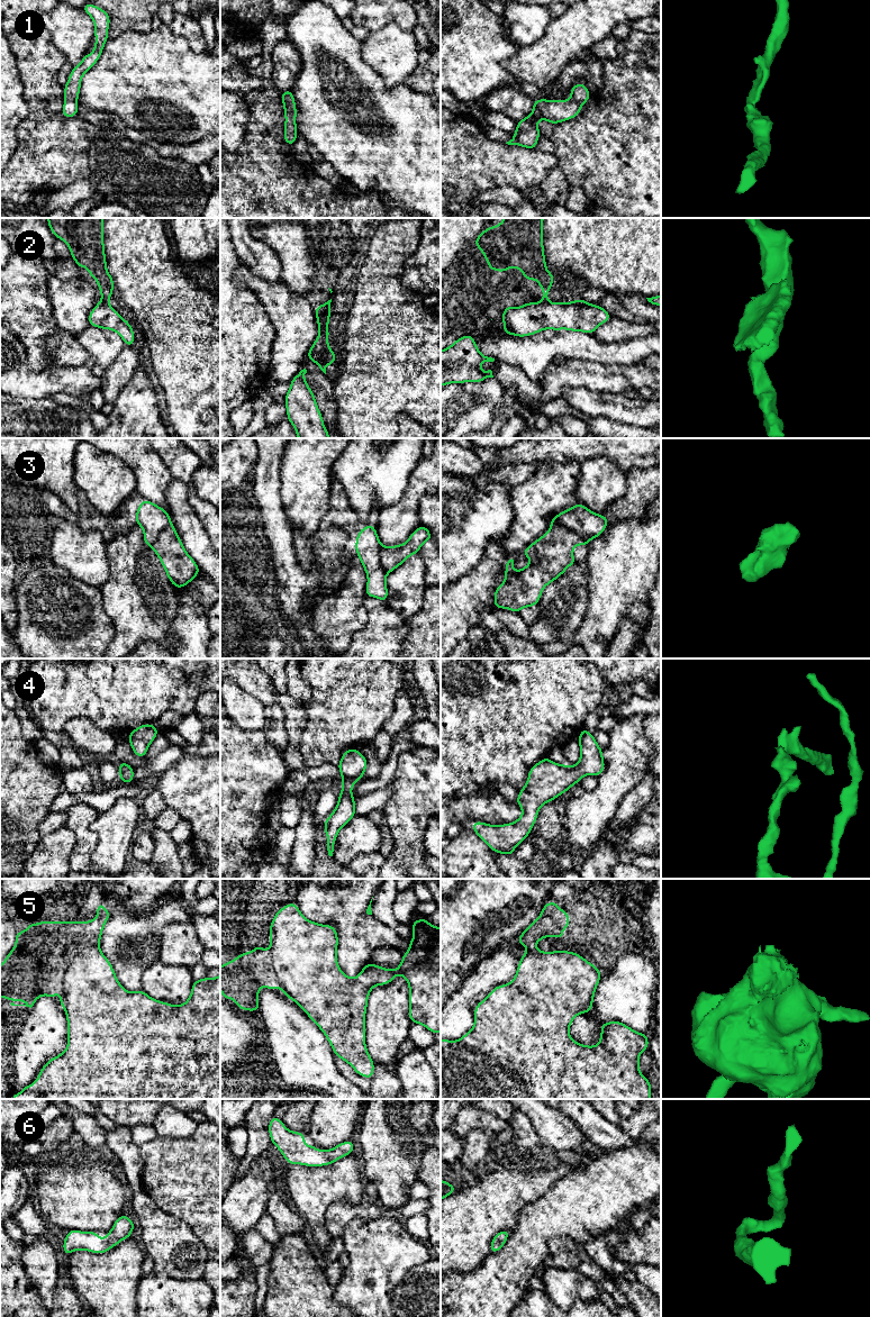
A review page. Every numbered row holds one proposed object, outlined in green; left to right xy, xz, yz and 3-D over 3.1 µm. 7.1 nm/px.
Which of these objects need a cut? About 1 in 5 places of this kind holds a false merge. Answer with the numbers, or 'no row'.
2, 3

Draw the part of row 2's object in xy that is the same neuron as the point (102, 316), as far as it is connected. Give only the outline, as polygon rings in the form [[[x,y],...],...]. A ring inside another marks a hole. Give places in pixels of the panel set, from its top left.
[[[99,301],[88,316],[90,326],[116,331],[126,346],[133,347],[135,333],[132,325],[111,306]]]

